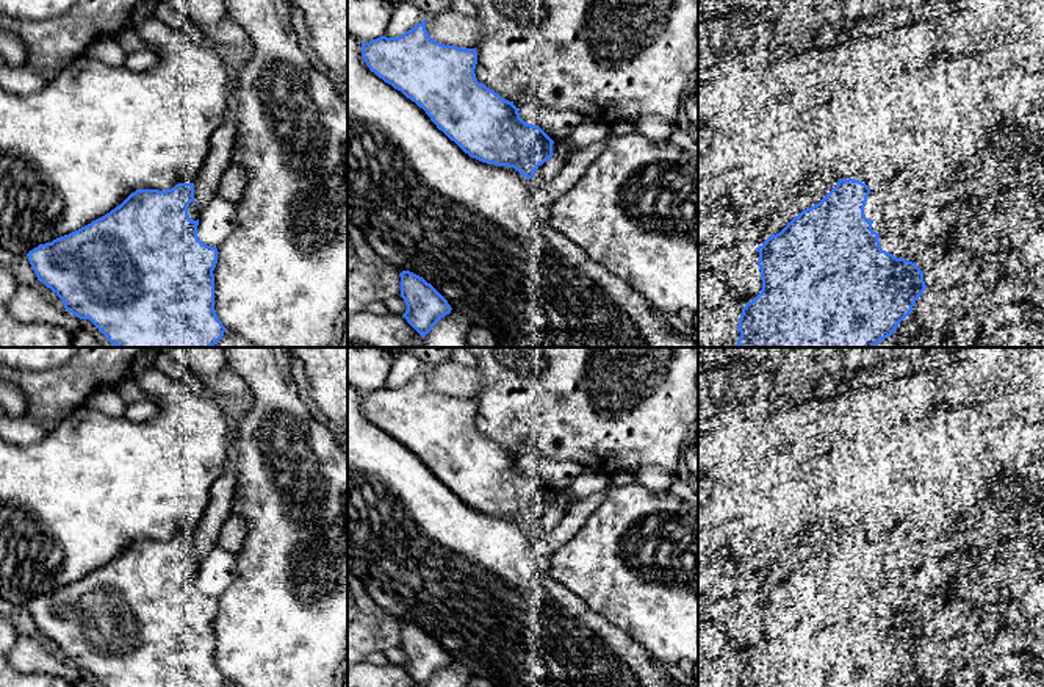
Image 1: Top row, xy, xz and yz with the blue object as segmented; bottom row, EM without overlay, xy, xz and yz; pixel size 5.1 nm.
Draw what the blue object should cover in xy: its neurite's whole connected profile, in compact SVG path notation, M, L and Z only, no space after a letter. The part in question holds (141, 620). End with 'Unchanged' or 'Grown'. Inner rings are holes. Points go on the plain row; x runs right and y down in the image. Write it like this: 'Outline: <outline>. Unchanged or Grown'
Outline: M194 534L171 540L136 540L119 557L91 574L39 595L27 604L38 628L80 670L89 670L105 687L224 687L214 660L218 599L197 587L202 560L194 551Z. Grown

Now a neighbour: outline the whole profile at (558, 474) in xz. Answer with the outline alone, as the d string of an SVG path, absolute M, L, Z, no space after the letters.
M531 437L523 441L520 468L540 477L553 491L567 491L571 482L579 477L587 468L573 460L556 460L543 454L537 438Z

